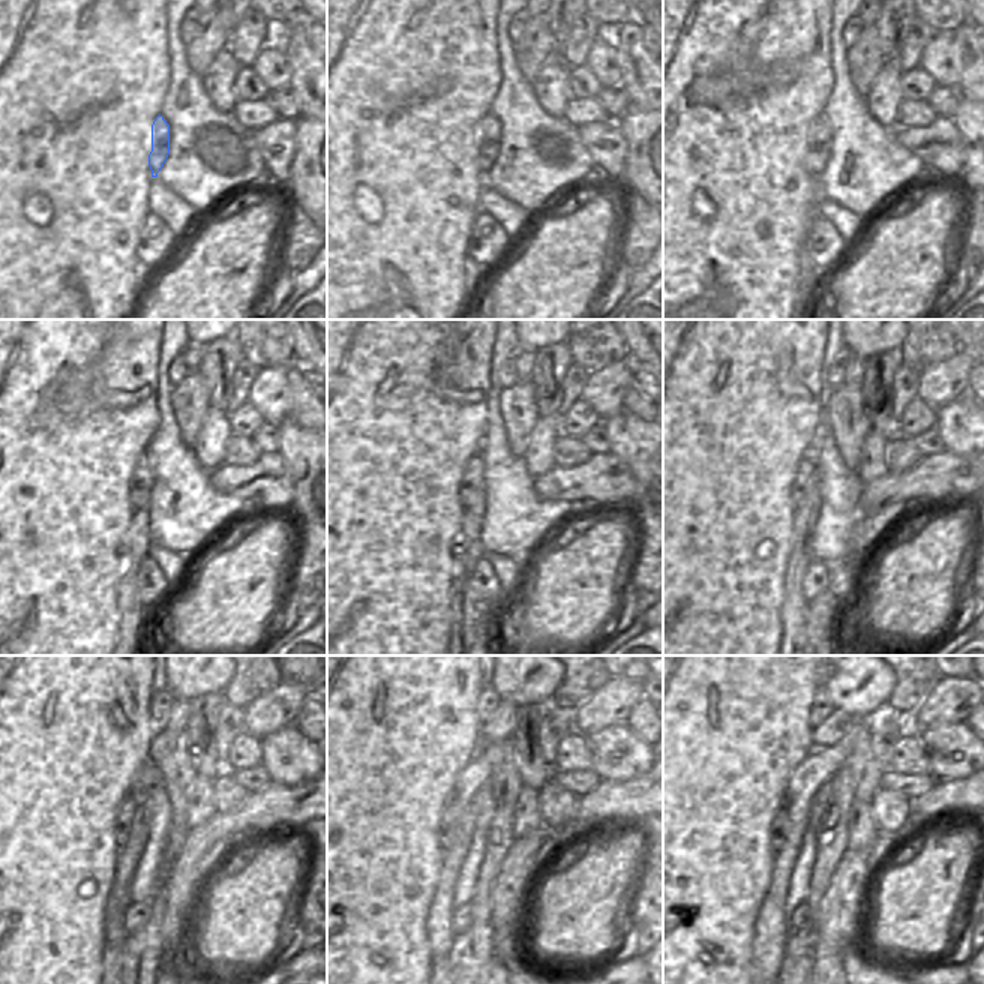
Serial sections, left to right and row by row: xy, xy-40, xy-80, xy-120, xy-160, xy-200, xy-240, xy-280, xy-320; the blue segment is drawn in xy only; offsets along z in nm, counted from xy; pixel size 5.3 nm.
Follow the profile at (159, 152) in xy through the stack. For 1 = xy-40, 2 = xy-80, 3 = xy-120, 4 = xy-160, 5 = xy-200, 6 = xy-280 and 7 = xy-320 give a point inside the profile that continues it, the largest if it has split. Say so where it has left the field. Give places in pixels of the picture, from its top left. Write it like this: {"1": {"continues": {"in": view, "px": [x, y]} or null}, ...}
{"1": {"continues": {"in": "xy-40", "px": [488, 132]}}, "2": {"continues": {"in": "xy-80", "px": [819, 137]}}, "3": {"continues": {"in": "xy-120", "px": [141, 480]}}, "4": {"continues": {"in": "xy-160", "px": [471, 492]}}, "5": {"continues": {"in": "xy-200", "px": [806, 477]}}, "6": {"continues": {"in": "xy-280", "px": [447, 830]}}, "7": {"continues": {"in": "xy-320", "px": [777, 827]}}}

